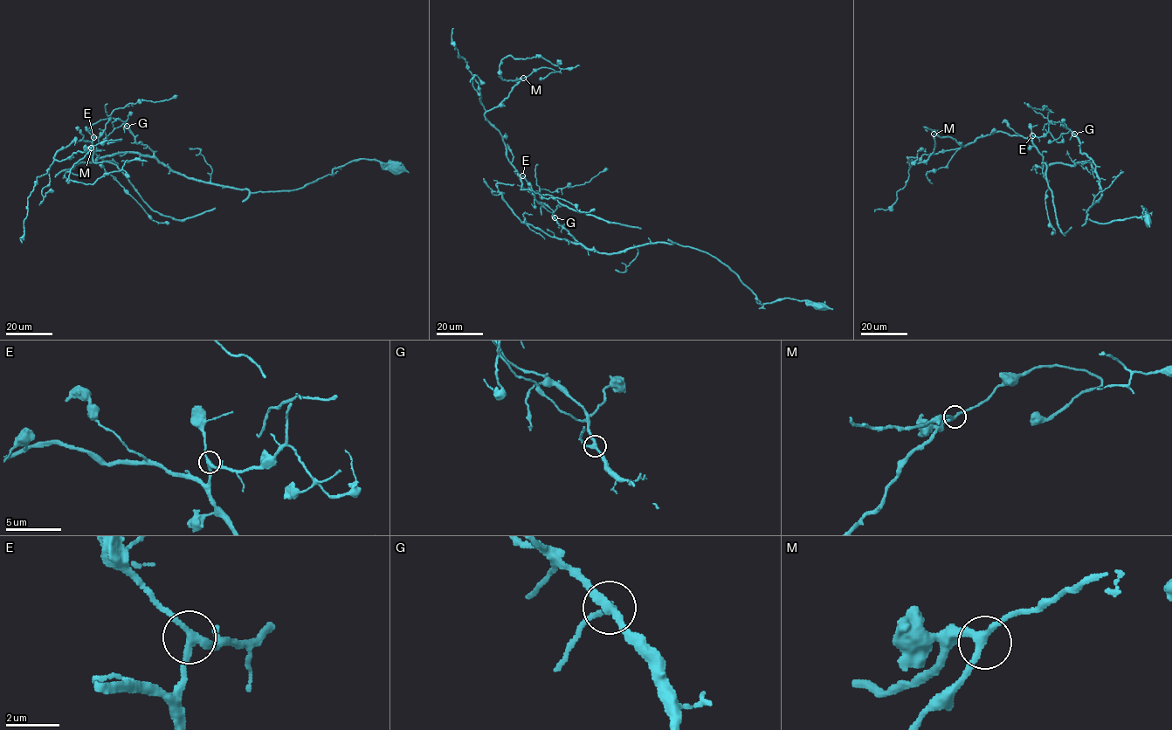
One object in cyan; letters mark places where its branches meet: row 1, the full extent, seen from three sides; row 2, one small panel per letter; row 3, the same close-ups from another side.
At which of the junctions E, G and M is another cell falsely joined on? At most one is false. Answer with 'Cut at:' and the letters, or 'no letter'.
Cut at: no letter

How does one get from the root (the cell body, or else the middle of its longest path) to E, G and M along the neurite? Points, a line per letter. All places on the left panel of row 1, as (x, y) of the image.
E: (396, 168), (354, 160), (301, 188), (250, 192), (172, 172), (125, 123), (93, 137)
G: (396, 168), (376, 160), (354, 160), (301, 188), (250, 192), (172, 172), (146, 145), (135, 141), (127, 126)
M: (396, 168), (354, 160), (301, 188), (250, 192), (172, 172), (125, 123), (54, 159), (91, 148)

